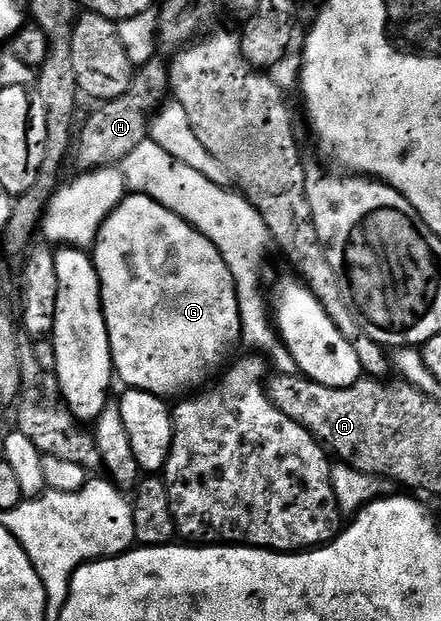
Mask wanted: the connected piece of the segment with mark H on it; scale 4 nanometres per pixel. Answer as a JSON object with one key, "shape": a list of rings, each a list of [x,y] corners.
{"shape":[[[156,57],[142,64],[134,72],[130,91],[99,105],[104,107],[97,108],[84,121],[83,132],[80,135],[78,132],[73,143],[73,163],[75,159],[80,172],[119,165],[137,145],[148,139],[151,116],[164,106],[169,95],[169,71],[161,59]]]}

